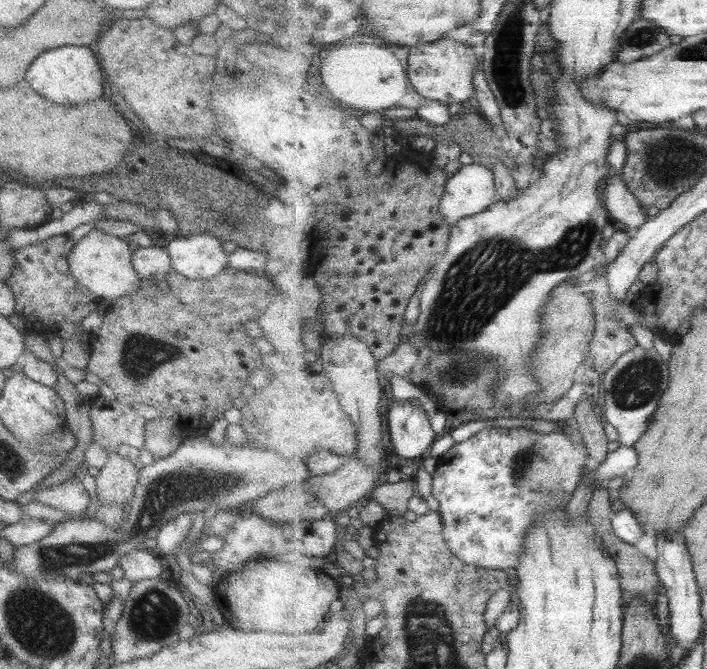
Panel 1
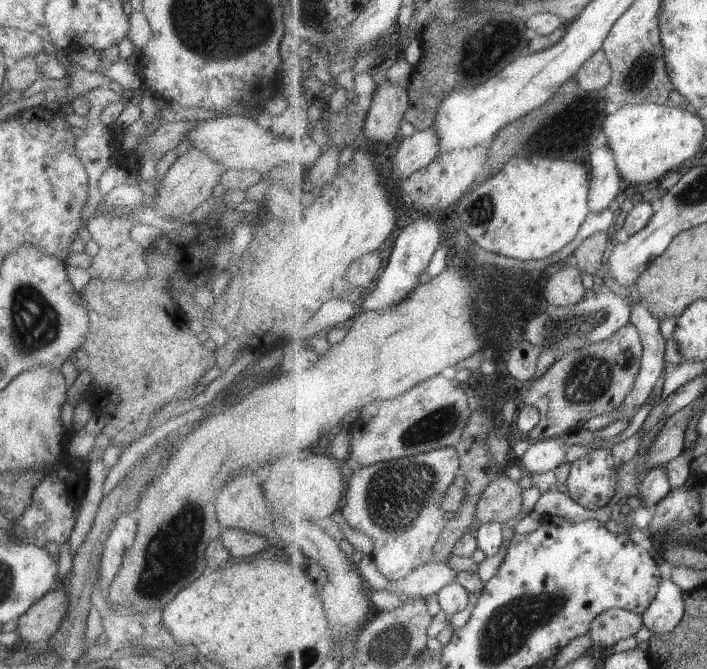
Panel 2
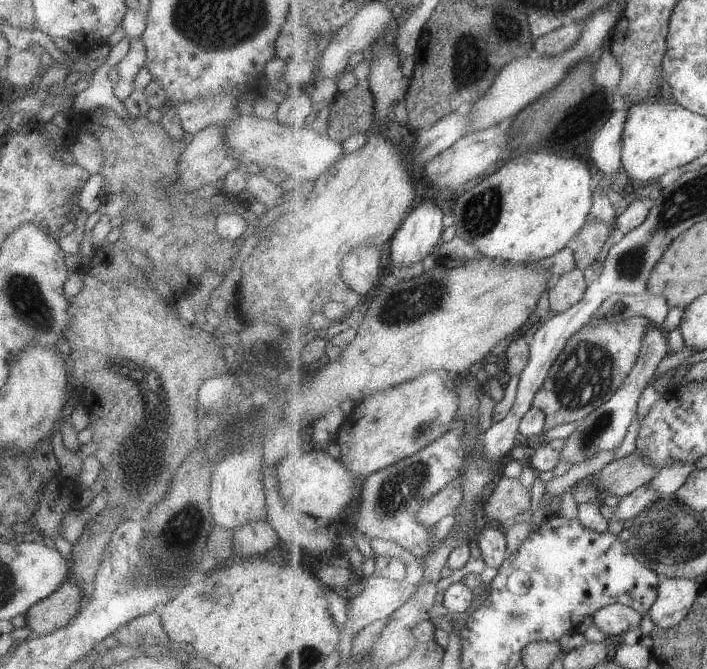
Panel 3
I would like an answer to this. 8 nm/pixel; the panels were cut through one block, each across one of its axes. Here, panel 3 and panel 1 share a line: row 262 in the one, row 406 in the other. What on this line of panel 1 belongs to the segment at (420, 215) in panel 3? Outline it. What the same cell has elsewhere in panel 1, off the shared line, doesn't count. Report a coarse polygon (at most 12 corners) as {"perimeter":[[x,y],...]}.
{"perimeter":[[395,399],[387,420],[401,458],[424,458],[440,436],[425,410]]}

